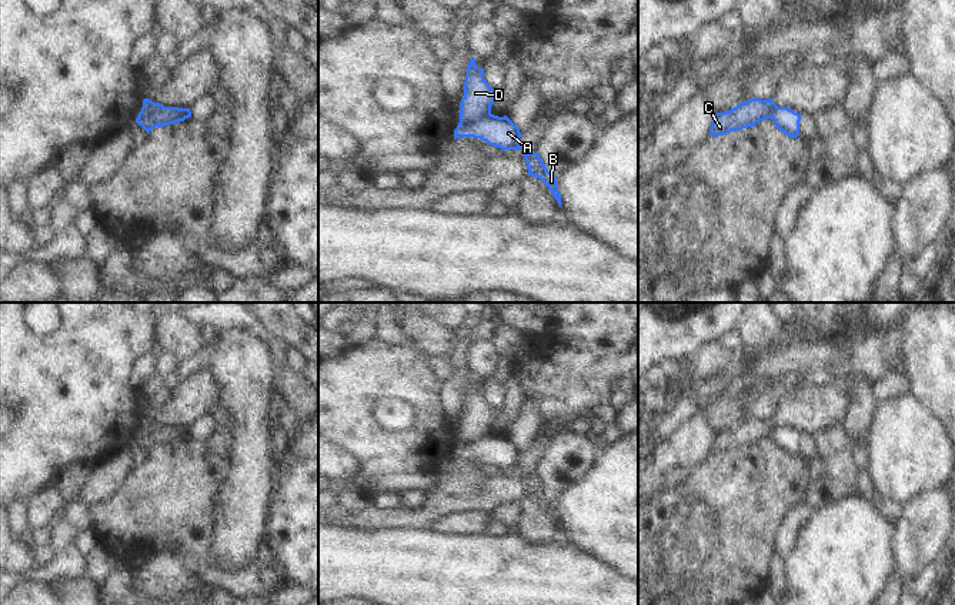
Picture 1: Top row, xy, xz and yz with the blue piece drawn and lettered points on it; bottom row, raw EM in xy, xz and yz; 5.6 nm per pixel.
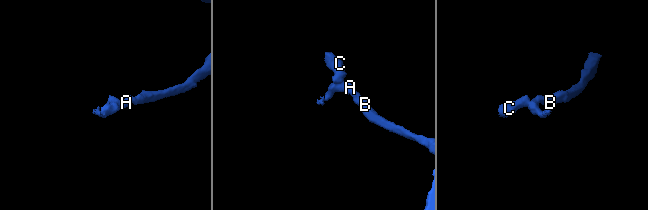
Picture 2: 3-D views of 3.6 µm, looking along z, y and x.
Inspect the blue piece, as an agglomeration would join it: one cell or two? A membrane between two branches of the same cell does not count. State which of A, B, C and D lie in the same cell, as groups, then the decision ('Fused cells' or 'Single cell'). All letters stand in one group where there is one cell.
Groups: A B / C D. Fused cells.

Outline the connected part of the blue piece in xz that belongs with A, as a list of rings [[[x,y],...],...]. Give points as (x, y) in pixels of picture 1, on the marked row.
[[[488,114],[478,123],[467,123],[460,120],[454,130],[454,140],[461,137],[474,137],[505,150],[520,150],[520,128],[507,117]]]

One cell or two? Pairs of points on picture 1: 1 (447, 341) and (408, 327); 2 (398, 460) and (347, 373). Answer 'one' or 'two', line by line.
1: one
2: one

